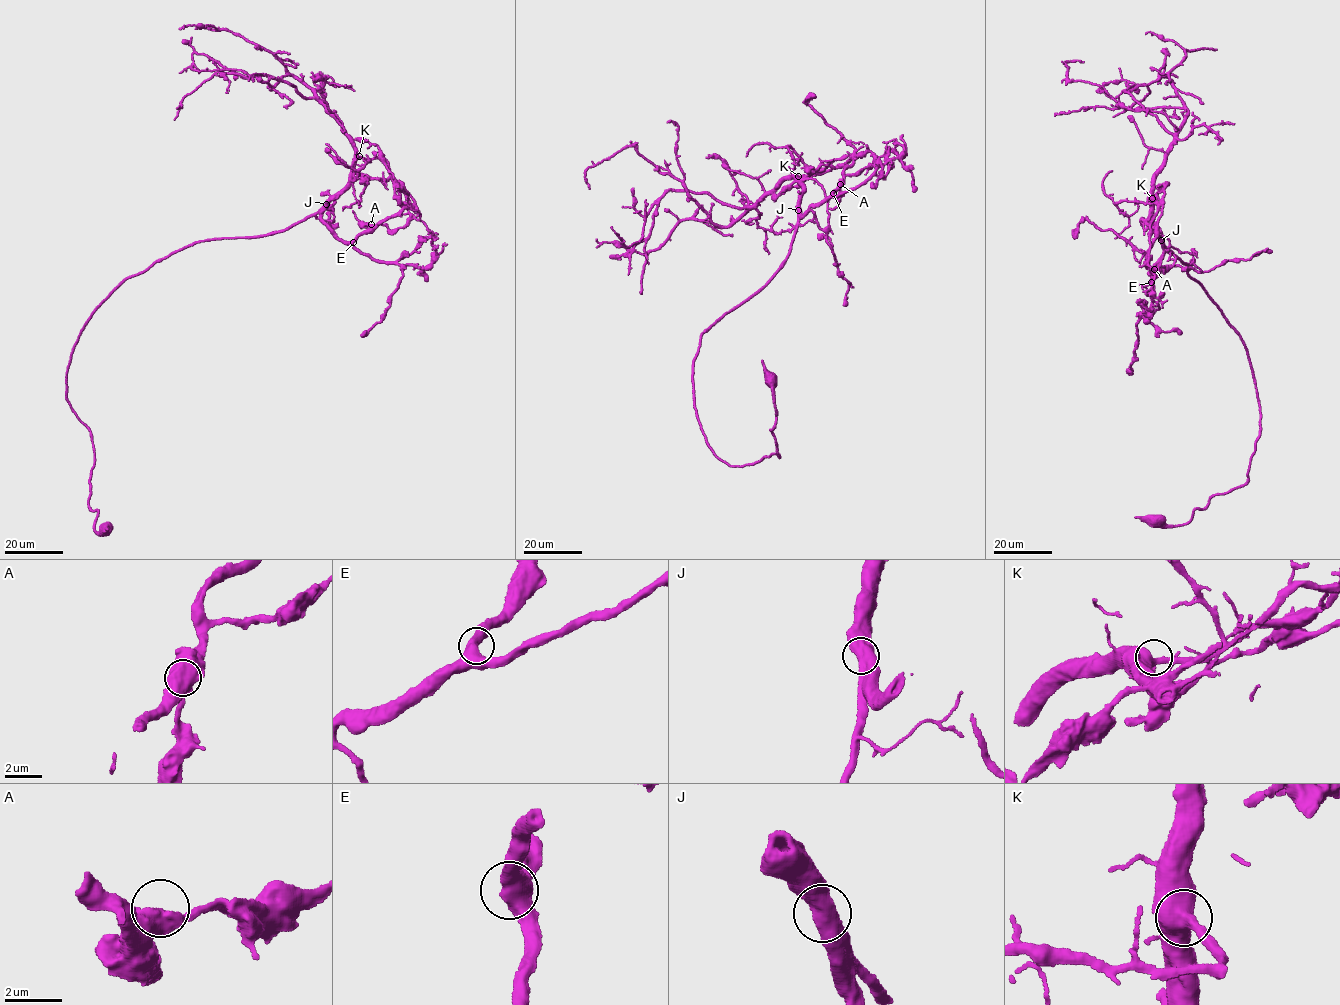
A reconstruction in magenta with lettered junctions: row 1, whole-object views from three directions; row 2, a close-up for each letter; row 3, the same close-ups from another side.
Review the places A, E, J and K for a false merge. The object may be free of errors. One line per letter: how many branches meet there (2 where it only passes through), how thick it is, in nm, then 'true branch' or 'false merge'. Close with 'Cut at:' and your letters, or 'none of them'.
A: 2 branches meet; 600 nm thick; true branch
E: 2 branches meet; 550 nm thick; true branch
J: 2 branches meet; 700 nm thick; true branch
K: 2 branches meet; 550 nm thick; true branch
Cut at: none of them

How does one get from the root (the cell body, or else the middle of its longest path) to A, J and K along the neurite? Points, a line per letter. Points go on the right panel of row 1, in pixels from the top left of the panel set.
A: (1154, 519), (1183, 525), (1247, 482), (1261, 417), (1195, 259), (1165, 247), (1154, 269)
J: (1154, 519), (1183, 525), (1247, 482), (1261, 417), (1242, 338), (1188, 273), (1195, 259), (1183, 264), (1161, 240)
K: (1154, 519), (1183, 525), (1247, 482), (1261, 416), (1247, 348), (1188, 273), (1195, 259), (1163, 243), (1152, 198)

